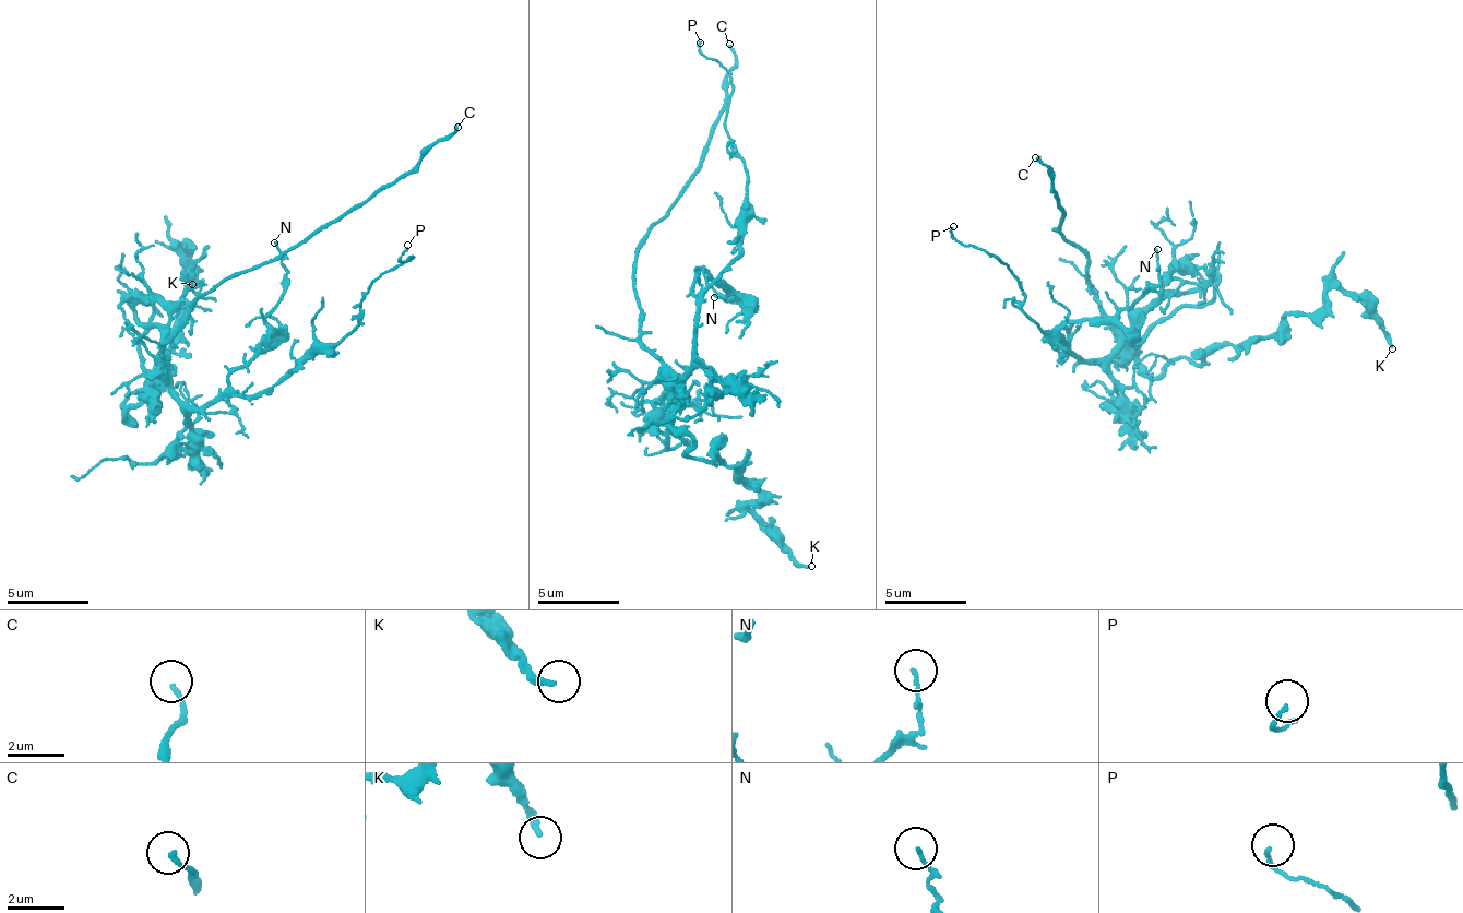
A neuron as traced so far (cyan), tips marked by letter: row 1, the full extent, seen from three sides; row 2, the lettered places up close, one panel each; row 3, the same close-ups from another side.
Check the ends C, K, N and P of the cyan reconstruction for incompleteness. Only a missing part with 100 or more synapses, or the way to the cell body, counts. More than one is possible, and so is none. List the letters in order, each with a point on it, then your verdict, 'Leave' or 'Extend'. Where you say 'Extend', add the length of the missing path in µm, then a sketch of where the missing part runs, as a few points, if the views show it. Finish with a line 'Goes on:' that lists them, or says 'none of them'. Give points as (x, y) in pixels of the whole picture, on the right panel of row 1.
C: Place: (1035, 157). Extend. Missing length about 30 µm
K: Place: (1392, 348). Leave
N: Place: (1157, 249). Leave
P: Place: (953, 226). Leave
Goes on: C

